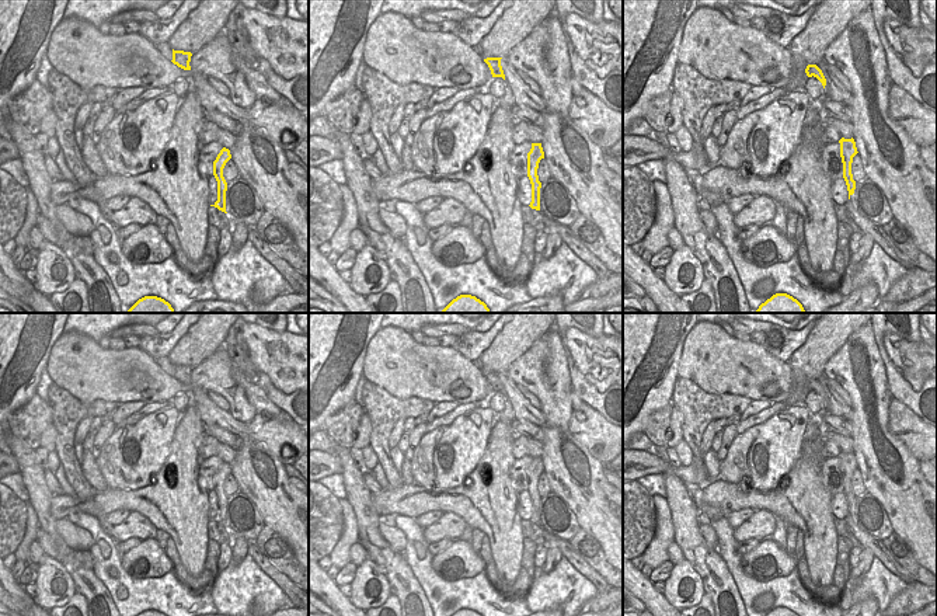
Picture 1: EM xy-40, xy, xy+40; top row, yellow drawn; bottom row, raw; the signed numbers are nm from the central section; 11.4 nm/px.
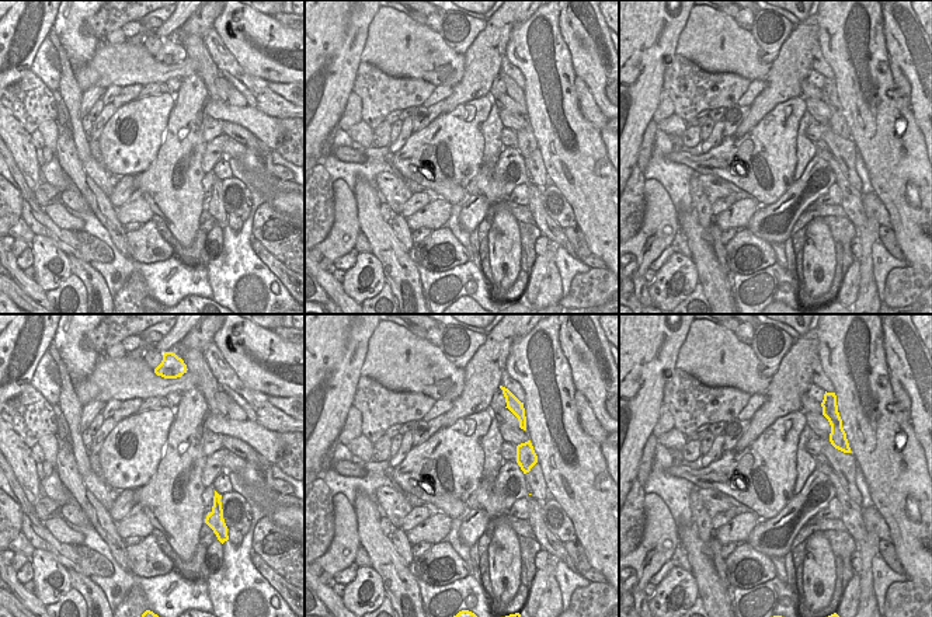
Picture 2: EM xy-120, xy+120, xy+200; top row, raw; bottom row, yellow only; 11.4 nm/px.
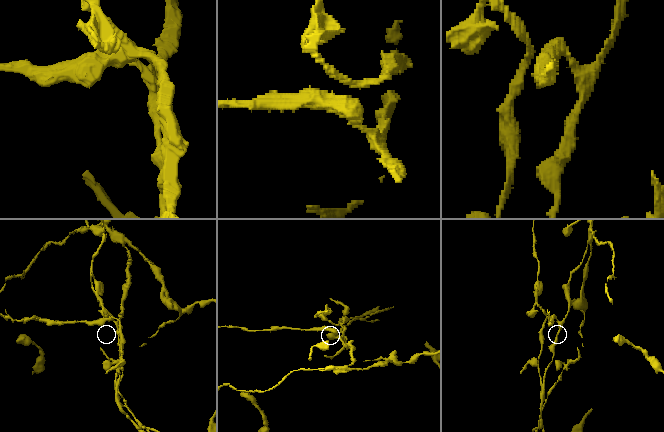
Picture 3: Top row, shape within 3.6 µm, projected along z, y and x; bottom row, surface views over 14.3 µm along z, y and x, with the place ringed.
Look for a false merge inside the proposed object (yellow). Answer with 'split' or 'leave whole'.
split

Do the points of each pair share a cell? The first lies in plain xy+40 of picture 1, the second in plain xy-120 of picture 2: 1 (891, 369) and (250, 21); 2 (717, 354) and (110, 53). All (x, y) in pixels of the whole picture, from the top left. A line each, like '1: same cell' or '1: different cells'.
1: different cells
2: same cell

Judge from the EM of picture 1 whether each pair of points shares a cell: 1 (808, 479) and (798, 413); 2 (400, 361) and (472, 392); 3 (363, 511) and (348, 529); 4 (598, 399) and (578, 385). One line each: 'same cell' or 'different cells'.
1: different cells
2: same cell
3: different cells
4: same cell

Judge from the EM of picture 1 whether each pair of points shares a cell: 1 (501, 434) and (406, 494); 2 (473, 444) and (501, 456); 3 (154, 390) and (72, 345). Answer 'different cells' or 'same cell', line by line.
1: same cell
2: different cells
3: same cell

